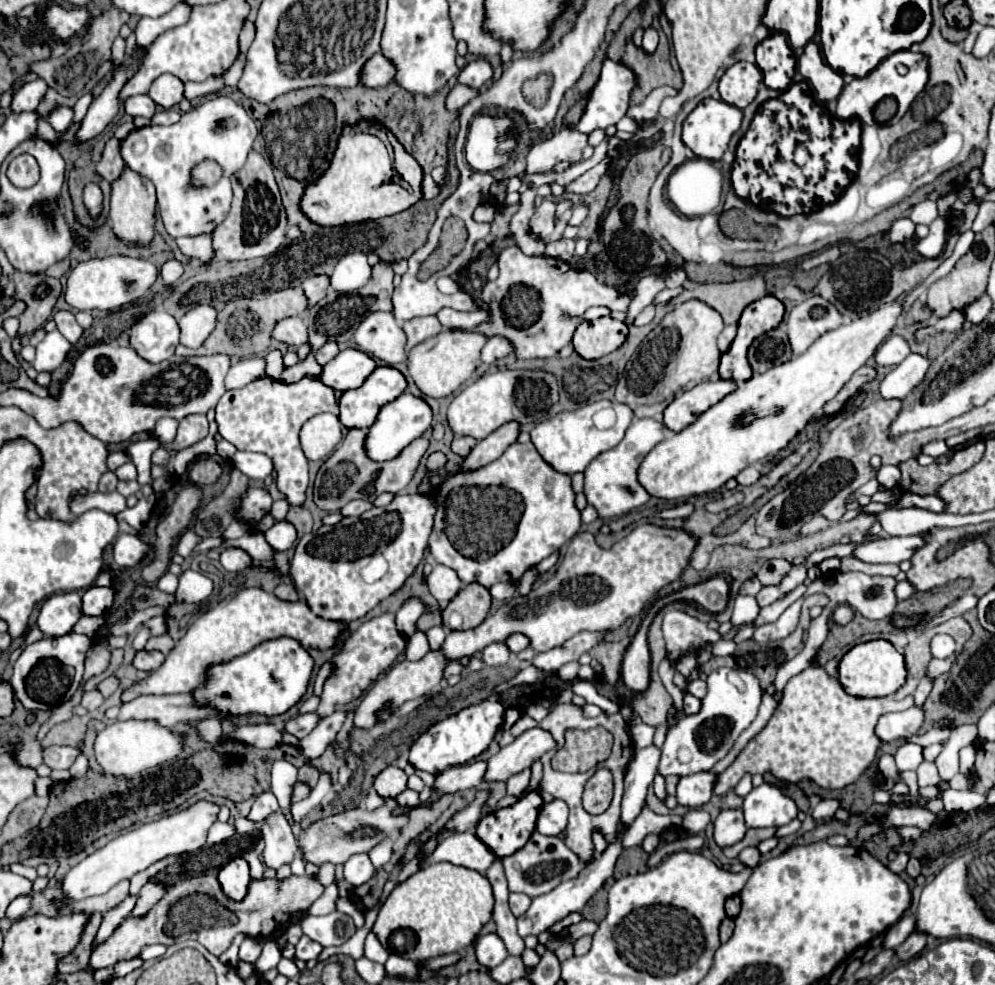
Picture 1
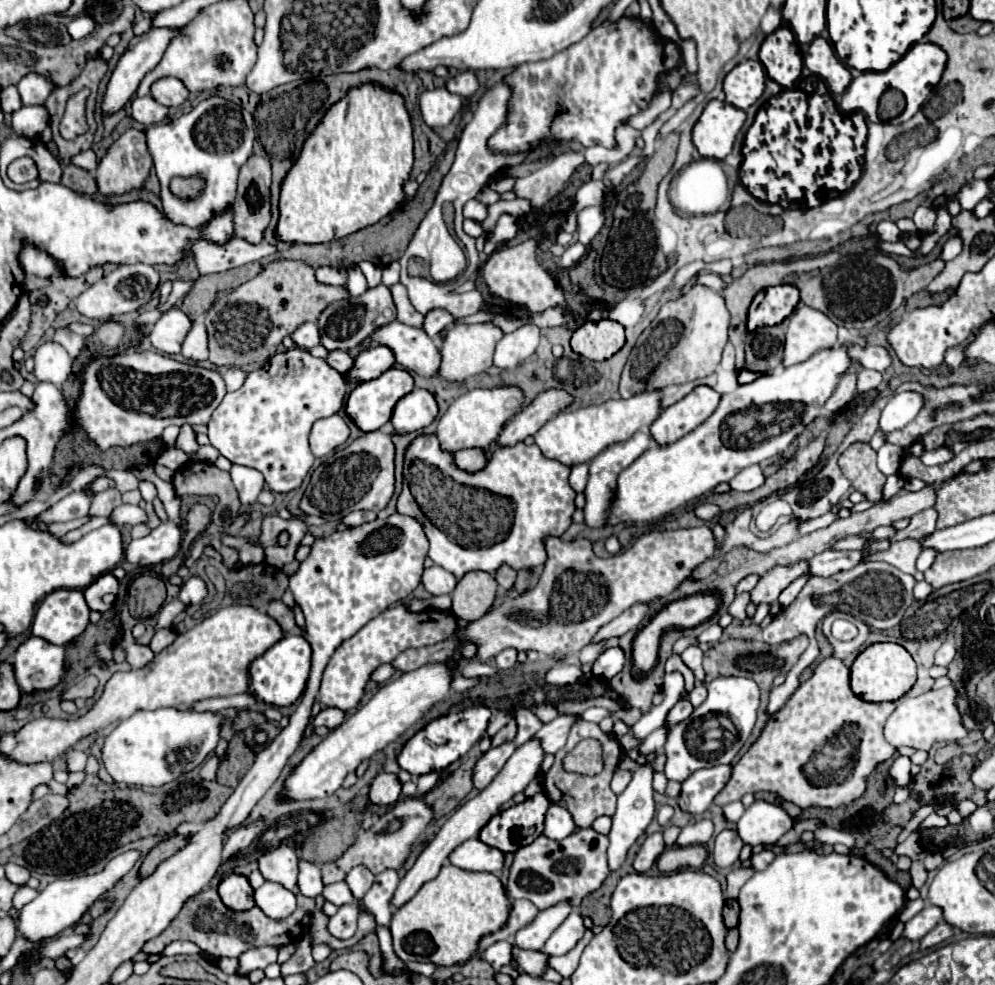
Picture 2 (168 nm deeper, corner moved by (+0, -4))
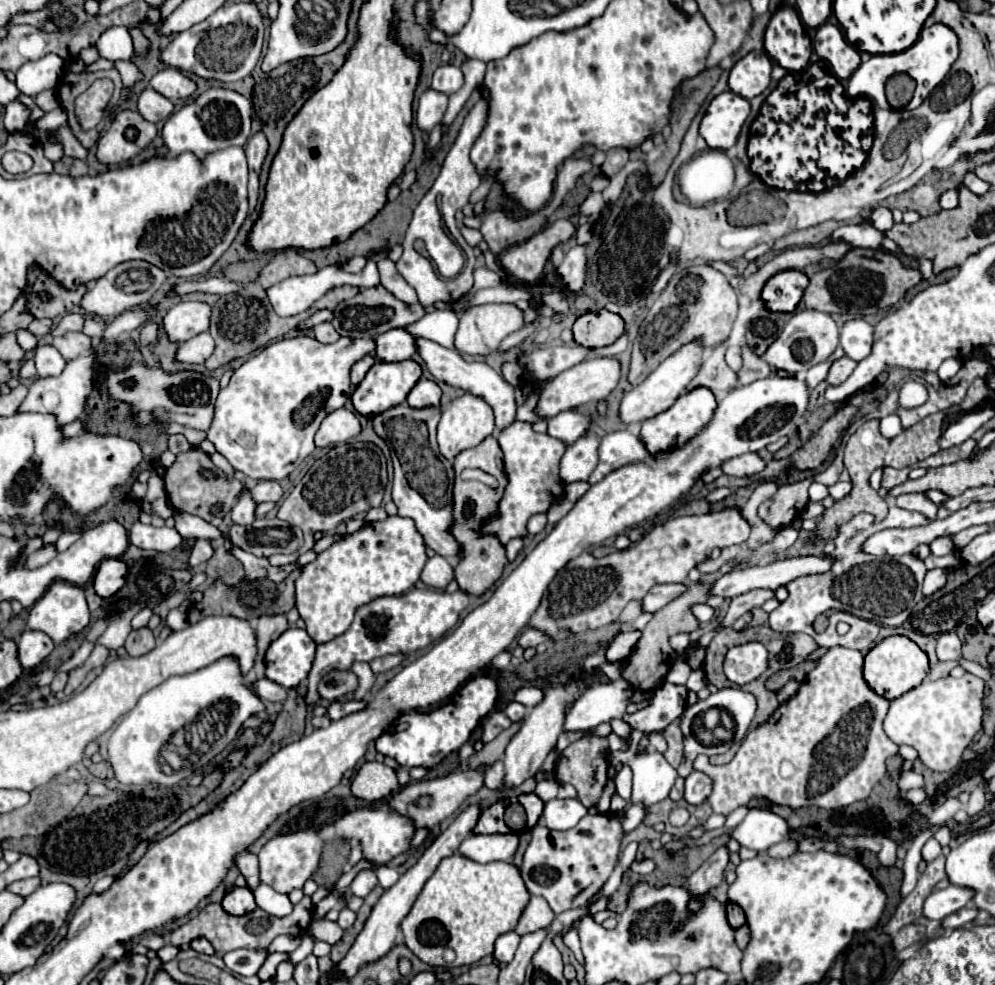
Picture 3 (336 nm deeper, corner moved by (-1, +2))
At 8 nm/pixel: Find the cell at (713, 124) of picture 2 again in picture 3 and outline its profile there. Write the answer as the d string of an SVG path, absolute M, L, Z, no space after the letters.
M723 92L713 98L699 128L707 146L715 150L729 150L737 142L749 110L749 100L735 92Z

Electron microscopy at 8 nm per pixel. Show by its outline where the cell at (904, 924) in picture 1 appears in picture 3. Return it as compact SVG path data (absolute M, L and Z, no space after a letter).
M949 884L943 890L935 890L923 906L923 916L931 918L931 920L943 920L945 916L969 906L973 902L975 890L973 888L965 888L965 886L955 886Z

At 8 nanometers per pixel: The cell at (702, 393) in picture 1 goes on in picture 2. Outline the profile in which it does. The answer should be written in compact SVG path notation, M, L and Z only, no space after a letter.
M696 386L680 402L668 406L650 426L658 444L670 444L700 426L718 406L720 394L710 386Z

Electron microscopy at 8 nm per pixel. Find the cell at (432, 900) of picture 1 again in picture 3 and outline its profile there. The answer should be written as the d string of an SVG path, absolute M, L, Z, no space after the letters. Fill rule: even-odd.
M459 852L453 856L447 856L441 860L435 874L427 880L421 894L417 896L411 912L401 924L401 930L405 934L405 944L409 950L421 958L429 966L467 966L479 962L483 956L493 956L493 944L497 936L515 930L525 906L529 904L529 890L521 878L521 870L511 862L489 862L497 866L485 866L479 862L473 862ZM445 948L453 948L457 958L447 964L443 960Z

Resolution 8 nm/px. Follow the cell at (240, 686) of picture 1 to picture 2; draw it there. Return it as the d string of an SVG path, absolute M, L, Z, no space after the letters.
M288 634L286 638L278 640L262 656L258 656L250 662L250 666L248 666L248 678L250 678L248 694L252 694L254 698L258 698L264 704L278 706L278 708L294 704L306 688L306 680L310 674L310 656L312 656L312 650L304 636Z

